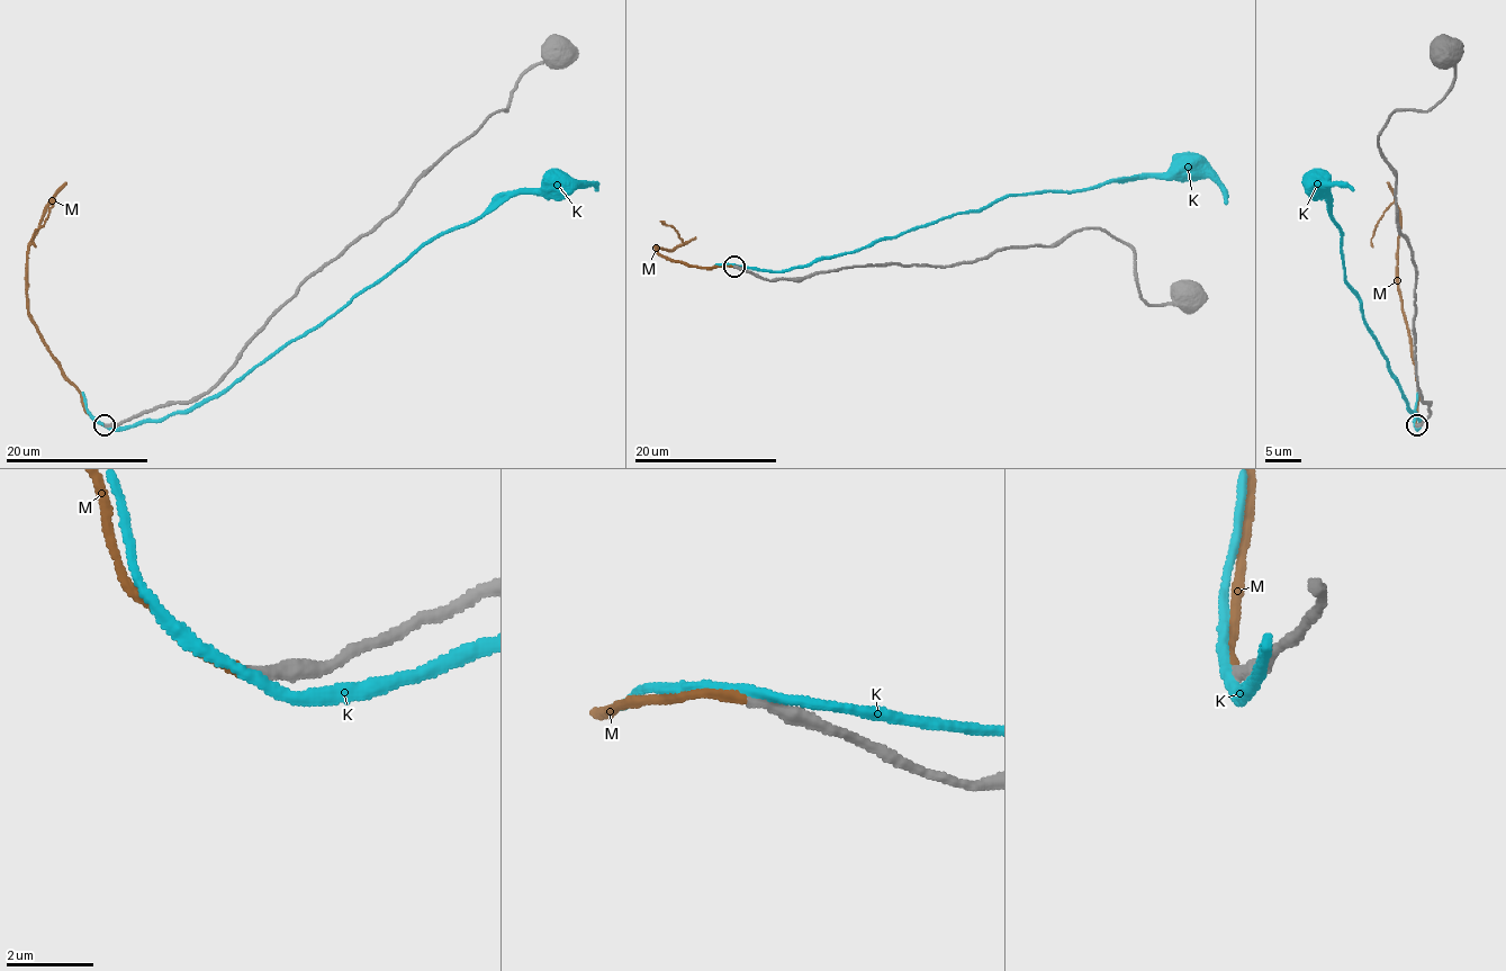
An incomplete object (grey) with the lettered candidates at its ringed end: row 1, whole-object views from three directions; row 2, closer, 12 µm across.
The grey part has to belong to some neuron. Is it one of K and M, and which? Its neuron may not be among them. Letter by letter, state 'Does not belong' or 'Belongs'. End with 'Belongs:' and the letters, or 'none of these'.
K: Does not belong
M: Belongs
Belongs: M

